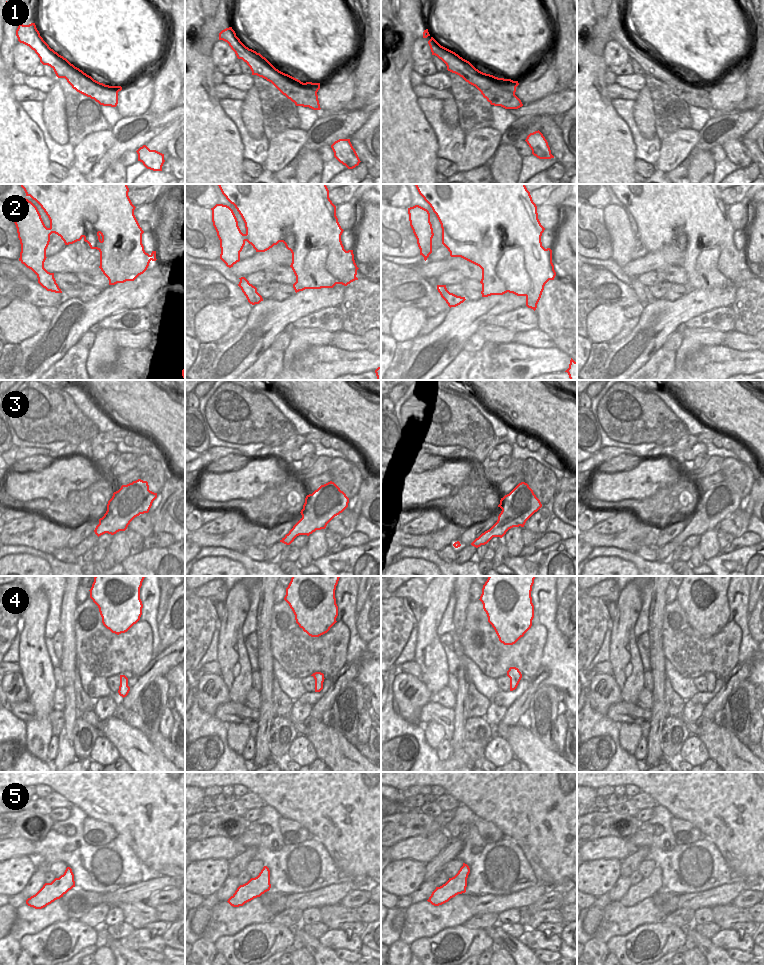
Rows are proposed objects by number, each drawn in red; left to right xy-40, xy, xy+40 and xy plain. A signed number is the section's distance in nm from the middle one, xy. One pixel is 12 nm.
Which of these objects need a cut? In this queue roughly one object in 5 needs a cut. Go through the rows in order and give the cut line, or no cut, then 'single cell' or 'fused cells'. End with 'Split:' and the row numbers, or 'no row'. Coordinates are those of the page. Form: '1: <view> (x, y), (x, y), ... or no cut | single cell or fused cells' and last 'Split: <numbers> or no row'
1: xy+40 (481, 74), (492, 86), (500, 86), (514, 93) | fused cells
2: no cut | single cell
3: no cut | single cell
4: no cut | single cell
5: no cut | single cell
Split: 1

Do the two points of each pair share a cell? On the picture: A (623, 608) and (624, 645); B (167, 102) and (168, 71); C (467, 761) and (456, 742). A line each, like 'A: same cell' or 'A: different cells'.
A: same cell
B: same cell
C: different cells

